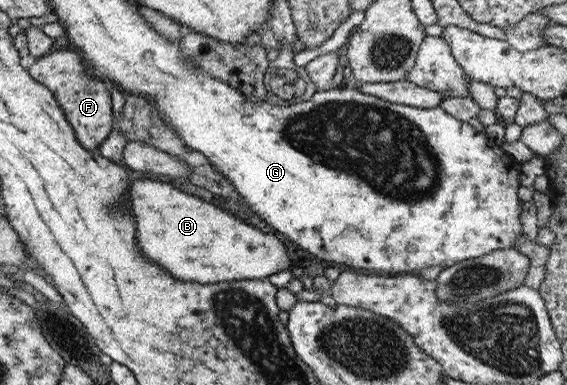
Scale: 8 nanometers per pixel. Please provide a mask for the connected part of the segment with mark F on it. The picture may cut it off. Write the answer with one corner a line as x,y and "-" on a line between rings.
72,49
53,51
39,57
27,72
55,95
67,121
73,127
75,137
87,151
97,151
114,129
114,115
111,109
111,92
108,83
93,77
83,63
83,57

